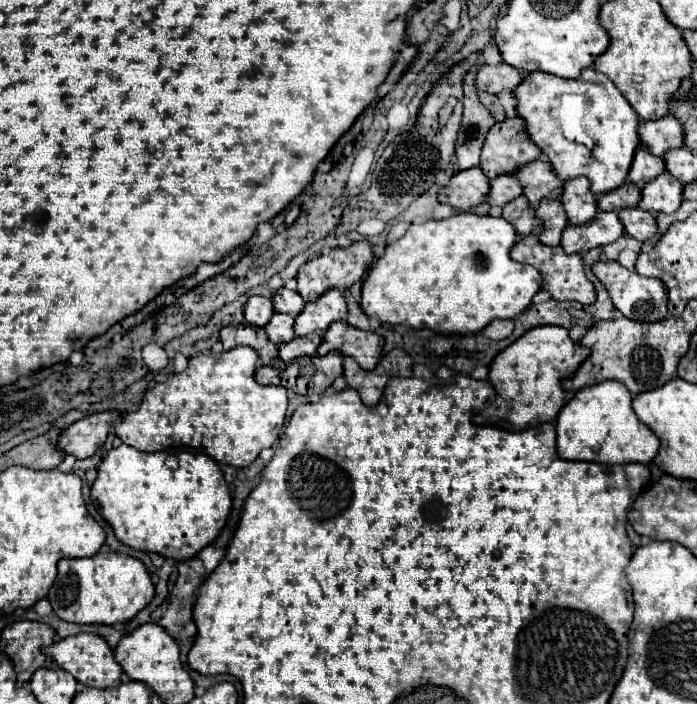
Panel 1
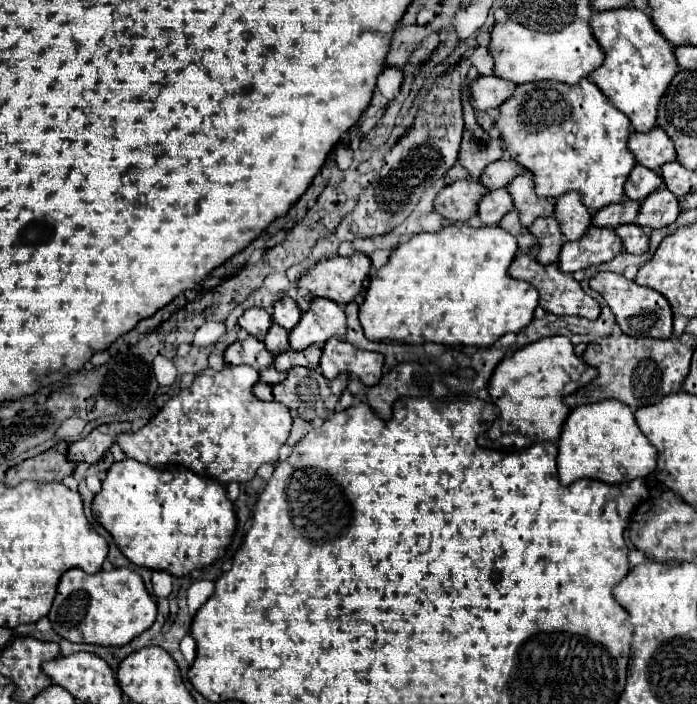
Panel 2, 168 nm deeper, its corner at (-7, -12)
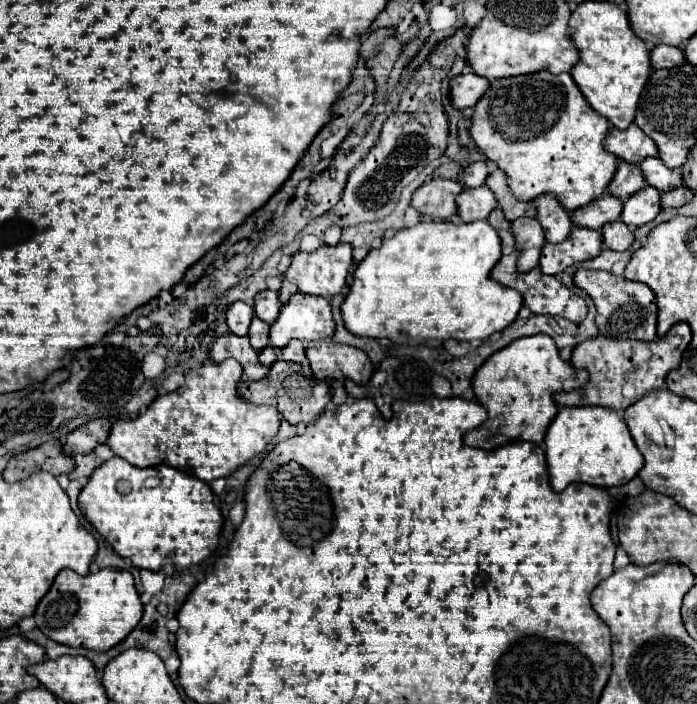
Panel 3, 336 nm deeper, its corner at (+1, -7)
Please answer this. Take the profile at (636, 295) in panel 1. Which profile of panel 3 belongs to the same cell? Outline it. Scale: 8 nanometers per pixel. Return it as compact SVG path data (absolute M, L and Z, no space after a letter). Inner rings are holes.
M577 269L573 283L595 301L597 307L595 323L599 335L613 339L637 339L637 341L653 341L657 337L657 303L653 291L645 283L629 281L625 277L593 269Z

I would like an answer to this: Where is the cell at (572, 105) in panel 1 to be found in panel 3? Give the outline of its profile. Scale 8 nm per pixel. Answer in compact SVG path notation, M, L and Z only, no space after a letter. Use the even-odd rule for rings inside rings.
M547 71L491 81L487 93L475 105L469 127L471 139L481 149L481 153L489 161L497 163L497 167L507 175L507 185L517 199L533 201L541 193L549 193L567 211L575 211L577 207L583 207L593 199L599 199L607 189L609 181L613 179L617 157L605 151L603 147L607 131L609 121L597 115L587 105L571 75L553 75Z

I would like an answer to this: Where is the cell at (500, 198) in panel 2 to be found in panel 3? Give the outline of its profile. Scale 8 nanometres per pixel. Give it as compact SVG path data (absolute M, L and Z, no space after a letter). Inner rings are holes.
M481 185L477 189L463 189L457 195L457 215L467 223L487 219L495 207L497 199L487 185Z

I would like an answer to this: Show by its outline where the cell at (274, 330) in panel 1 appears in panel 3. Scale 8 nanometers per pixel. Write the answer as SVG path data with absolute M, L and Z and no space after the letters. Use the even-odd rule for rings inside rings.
M253 317L253 323L249 327L249 339L251 345L255 347L255 351L261 351L269 345L269 325L265 321L261 321L259 317Z

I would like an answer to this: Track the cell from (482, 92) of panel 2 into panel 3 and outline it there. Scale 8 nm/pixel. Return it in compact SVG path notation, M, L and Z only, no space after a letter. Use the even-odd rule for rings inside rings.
M465 71L451 79L449 89L451 89L451 103L457 109L465 109L473 107L481 99L481 95L489 89L489 81L471 71Z

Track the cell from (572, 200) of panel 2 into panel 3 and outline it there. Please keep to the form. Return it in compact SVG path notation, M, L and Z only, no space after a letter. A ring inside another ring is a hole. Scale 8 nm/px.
M539 195L533 205L537 207L537 219L545 231L549 243L561 243L571 233L571 219L553 195Z

